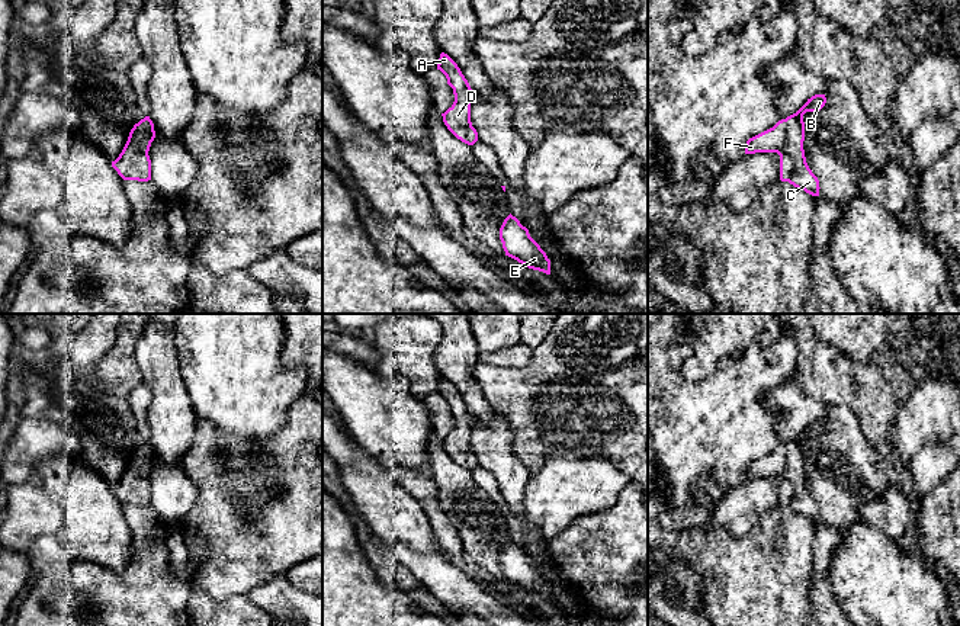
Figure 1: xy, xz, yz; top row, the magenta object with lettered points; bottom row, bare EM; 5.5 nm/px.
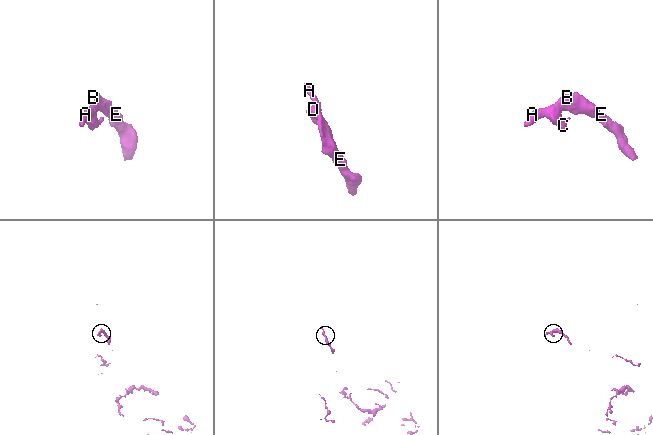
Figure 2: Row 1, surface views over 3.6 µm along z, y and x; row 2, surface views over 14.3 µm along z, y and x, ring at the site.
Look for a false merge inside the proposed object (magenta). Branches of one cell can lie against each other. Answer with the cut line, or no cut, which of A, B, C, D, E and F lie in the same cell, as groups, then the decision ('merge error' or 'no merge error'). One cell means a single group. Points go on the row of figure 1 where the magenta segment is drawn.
no cut | A B C D E F | no merge error

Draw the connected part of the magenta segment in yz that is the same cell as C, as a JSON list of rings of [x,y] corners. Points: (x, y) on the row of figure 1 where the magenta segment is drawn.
[[[825,94],[812,96],[796,113],[749,138],[745,144],[745,154],[777,153],[780,155],[780,180],[789,182],[812,196],[819,196],[819,180],[809,168],[803,150],[803,115],[821,110],[825,103]]]

